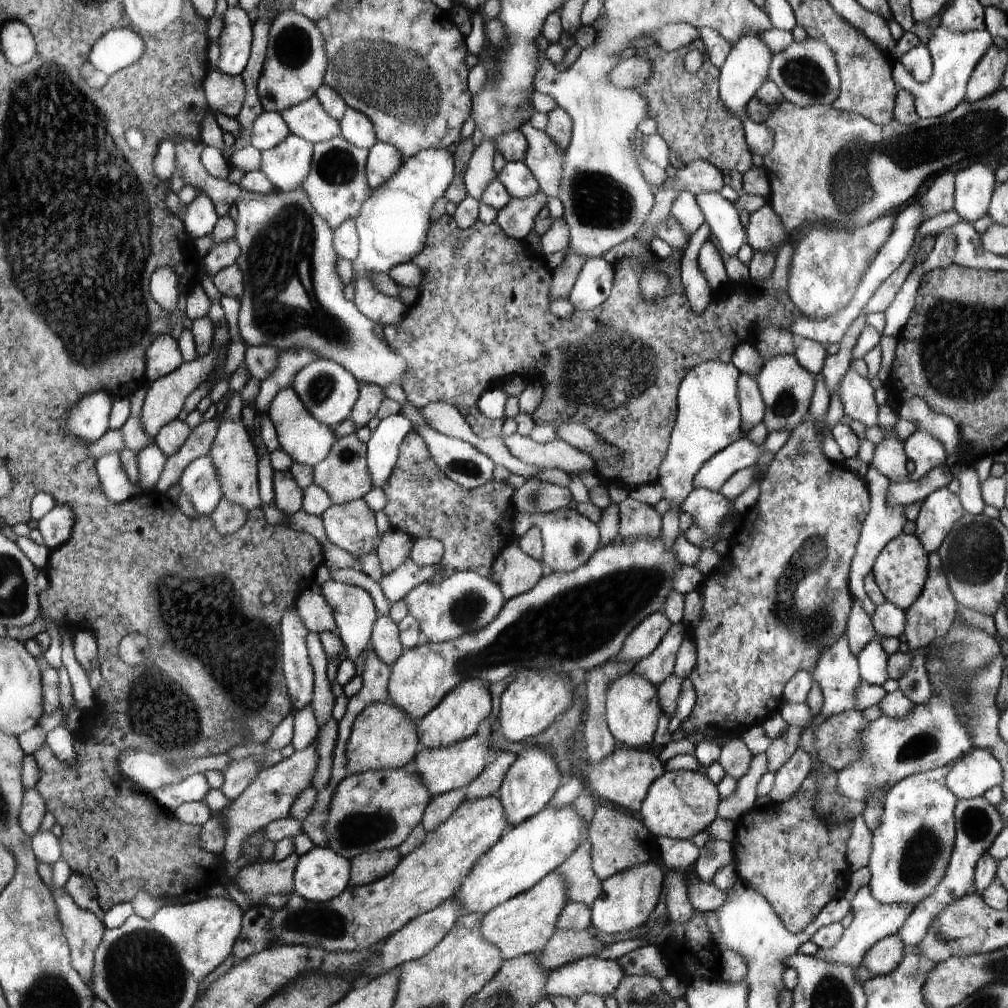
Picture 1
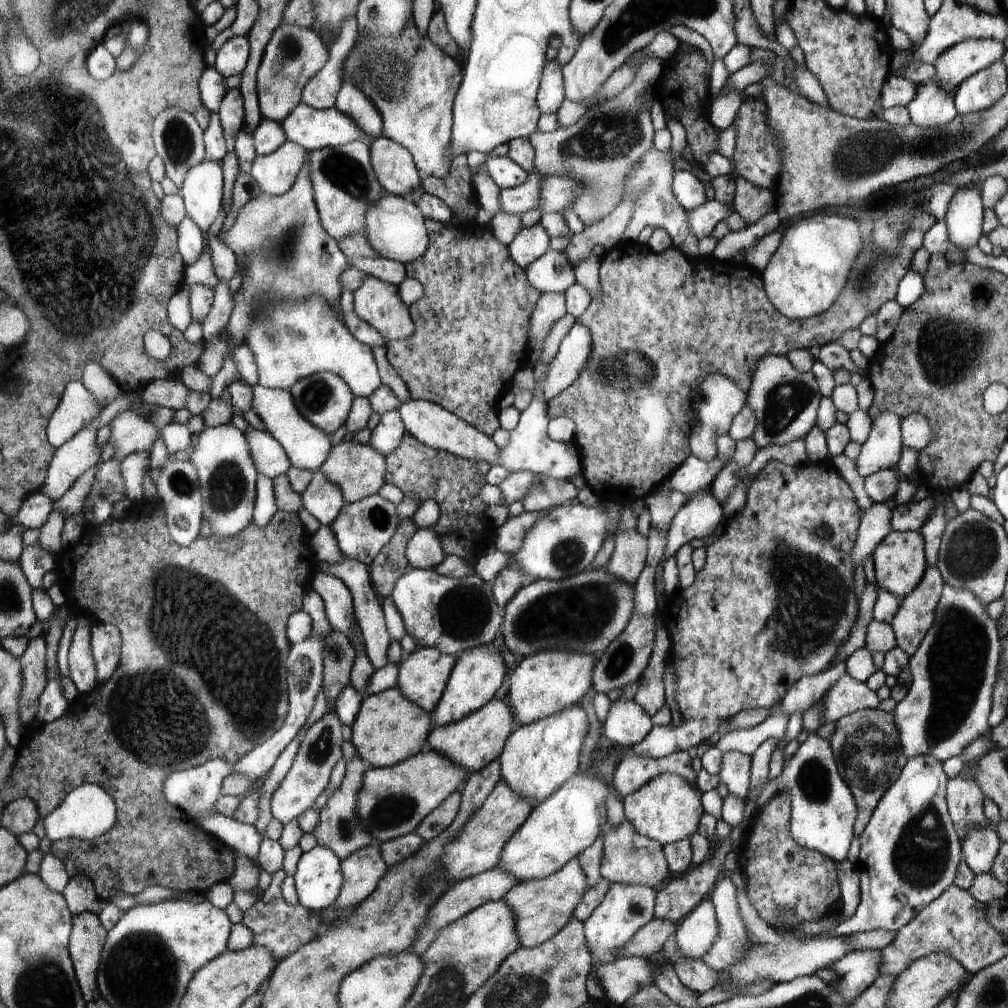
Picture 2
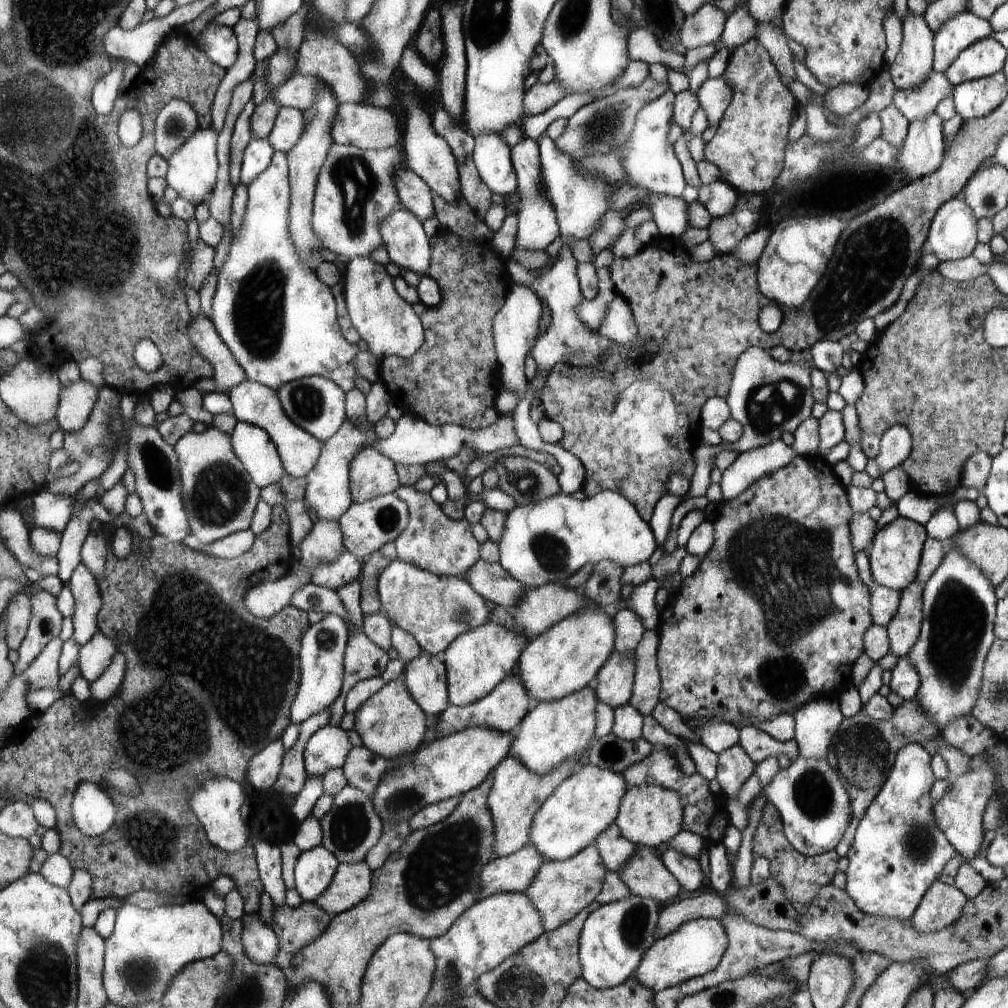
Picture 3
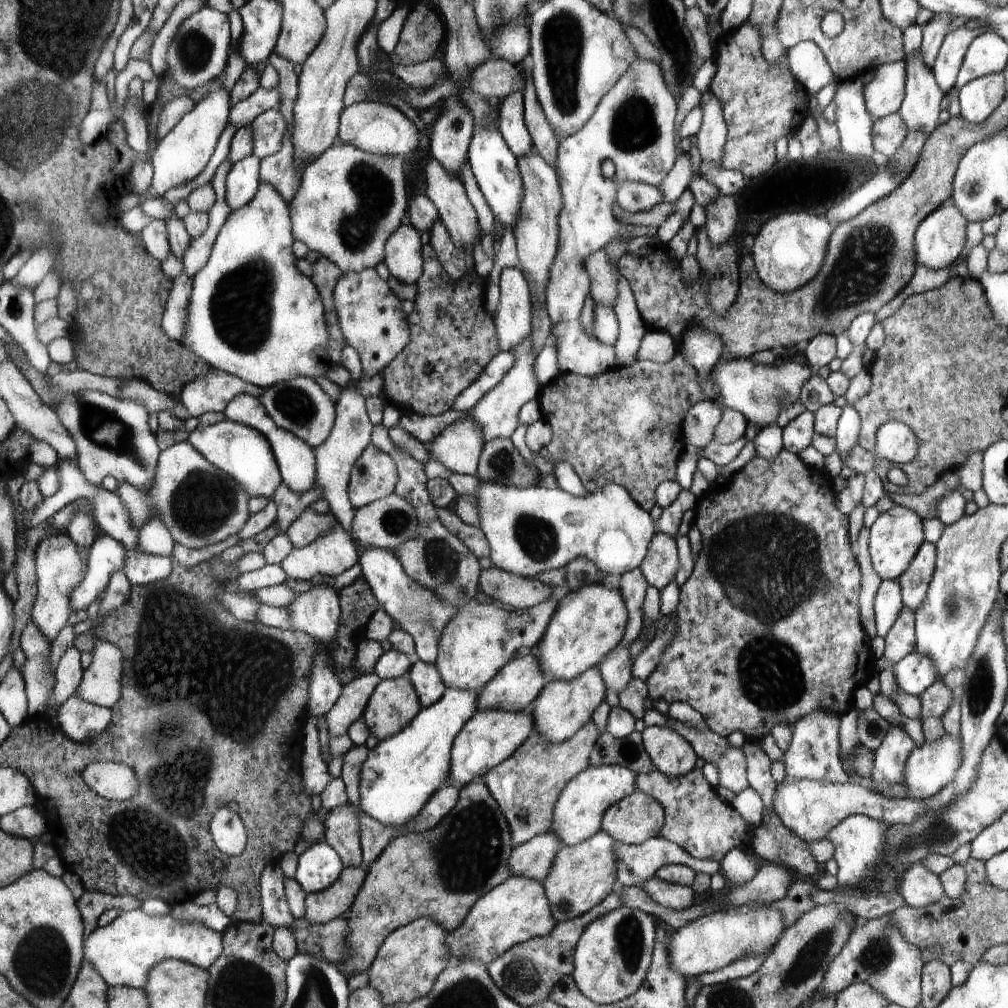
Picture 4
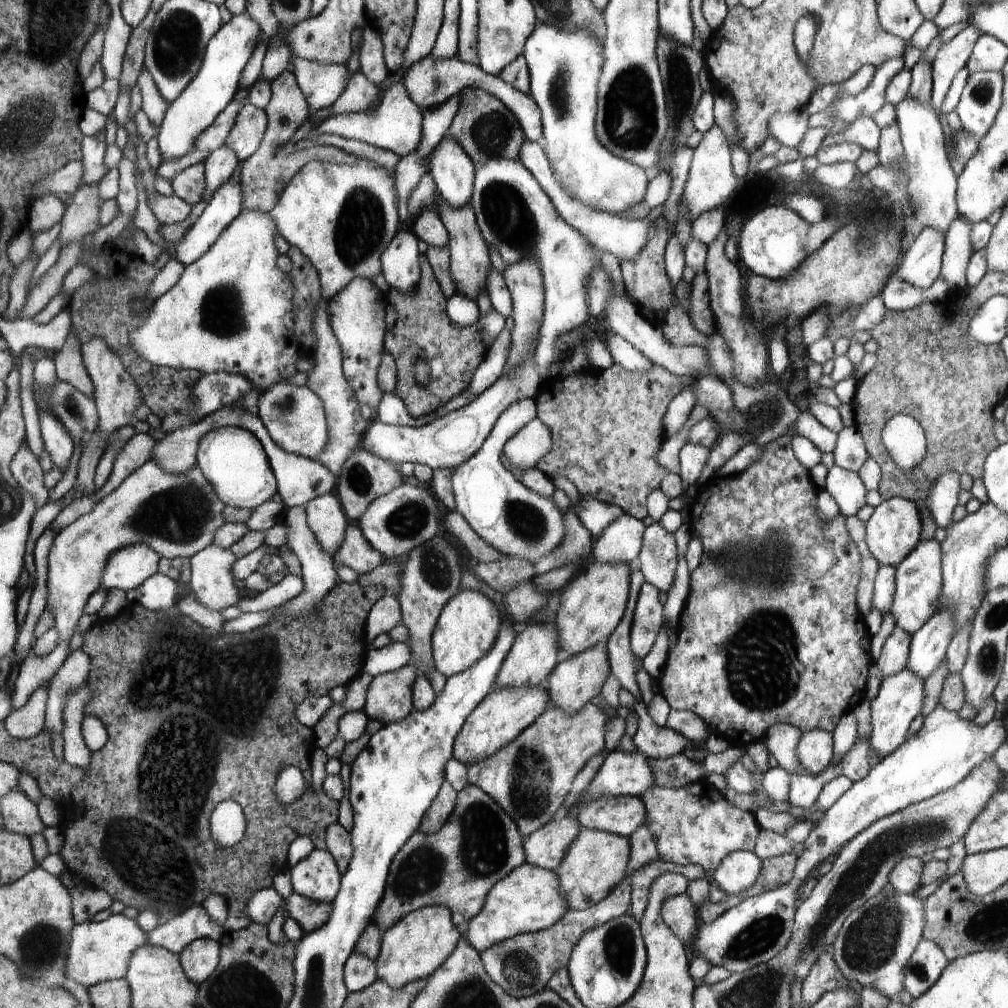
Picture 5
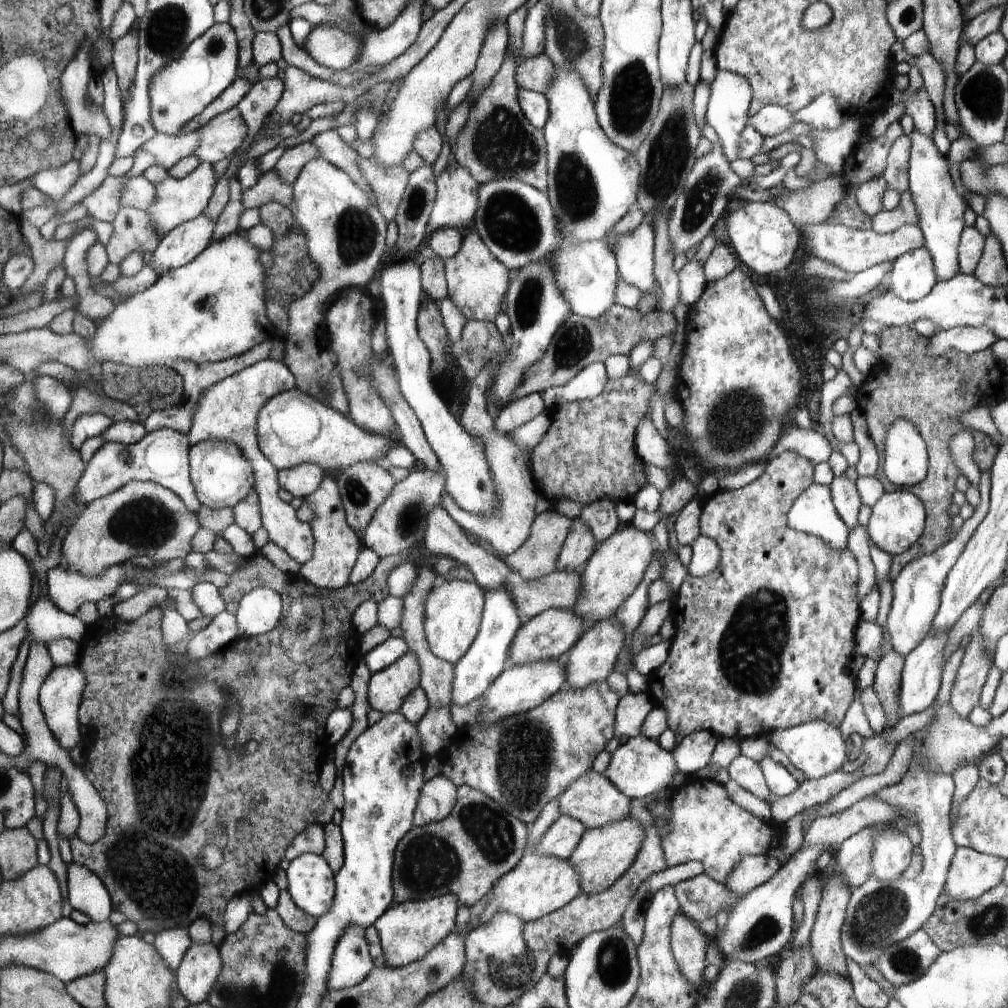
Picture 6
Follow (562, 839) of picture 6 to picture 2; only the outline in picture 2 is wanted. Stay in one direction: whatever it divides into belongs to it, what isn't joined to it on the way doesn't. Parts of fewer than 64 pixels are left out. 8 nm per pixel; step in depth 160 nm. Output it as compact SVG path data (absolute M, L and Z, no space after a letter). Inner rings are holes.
M496 866L492 870L478 873L473 877L458 881L456 884L450 886L448 892L433 906L428 921L425 922L425 928L420 930L418 938L416 938L412 946L408 948L408 951L415 955L421 955L433 944L437 938L437 934L440 933L442 929L452 925L453 922L460 920L479 906L485 905L490 901L499 901L504 898L506 894L510 893L514 884L516 884L515 876L510 875L508 871L501 871Z

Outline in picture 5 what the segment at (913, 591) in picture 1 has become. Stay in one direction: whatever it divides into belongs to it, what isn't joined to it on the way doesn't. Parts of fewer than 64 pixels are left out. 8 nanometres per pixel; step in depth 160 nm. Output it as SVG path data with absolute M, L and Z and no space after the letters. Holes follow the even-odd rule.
M902 497L883 500L873 508L872 516L865 522L865 541L870 554L880 565L896 568L922 541L924 529L921 523L921 514L914 501Z

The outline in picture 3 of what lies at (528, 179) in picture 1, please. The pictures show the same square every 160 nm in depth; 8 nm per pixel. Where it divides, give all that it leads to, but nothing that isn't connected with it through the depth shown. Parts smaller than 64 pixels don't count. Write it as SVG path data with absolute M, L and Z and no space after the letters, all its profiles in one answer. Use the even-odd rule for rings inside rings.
M479 135L472 154L483 183L494 194L508 197L516 192L518 183L512 148L501 135Z

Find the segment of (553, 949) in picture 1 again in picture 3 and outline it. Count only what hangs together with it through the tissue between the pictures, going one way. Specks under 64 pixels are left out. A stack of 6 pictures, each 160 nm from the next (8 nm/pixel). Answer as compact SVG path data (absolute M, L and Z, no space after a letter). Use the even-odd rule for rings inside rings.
M714 892L678 899L678 902L671 902L660 908L654 938L656 941L664 938L686 921L720 919L727 910L727 902Z

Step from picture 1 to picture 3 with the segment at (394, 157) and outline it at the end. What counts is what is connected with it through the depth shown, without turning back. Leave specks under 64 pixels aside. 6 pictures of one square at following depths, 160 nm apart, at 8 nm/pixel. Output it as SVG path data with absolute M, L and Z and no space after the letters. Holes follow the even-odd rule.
M402 167L401 173L396 174L396 188L402 206L406 207L416 218L425 221L435 216L430 187L410 167Z

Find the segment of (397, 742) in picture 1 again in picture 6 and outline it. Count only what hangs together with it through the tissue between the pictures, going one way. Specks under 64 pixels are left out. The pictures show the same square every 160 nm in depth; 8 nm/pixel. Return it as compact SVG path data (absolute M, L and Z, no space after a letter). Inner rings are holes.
M414 652L401 656L386 668L370 675L368 700L371 708L384 714L398 713L405 698L418 689L421 682L421 664Z

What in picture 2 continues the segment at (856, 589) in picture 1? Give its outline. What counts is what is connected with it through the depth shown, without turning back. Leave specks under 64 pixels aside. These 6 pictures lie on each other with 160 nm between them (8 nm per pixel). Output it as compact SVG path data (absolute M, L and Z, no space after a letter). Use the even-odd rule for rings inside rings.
M872 503L861 516L857 537L851 550L851 559L855 568L863 566L873 550L884 540L890 531L892 508L884 503Z

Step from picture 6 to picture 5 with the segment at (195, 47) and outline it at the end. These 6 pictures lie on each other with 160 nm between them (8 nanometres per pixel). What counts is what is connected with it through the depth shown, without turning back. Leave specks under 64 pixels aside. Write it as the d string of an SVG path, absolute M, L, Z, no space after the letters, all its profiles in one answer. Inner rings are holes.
M248 12L235 16L210 41L200 74L179 99L172 102L161 130L158 131L162 163L179 161L197 150L200 137L213 125L241 91L242 73L257 52L261 25Z

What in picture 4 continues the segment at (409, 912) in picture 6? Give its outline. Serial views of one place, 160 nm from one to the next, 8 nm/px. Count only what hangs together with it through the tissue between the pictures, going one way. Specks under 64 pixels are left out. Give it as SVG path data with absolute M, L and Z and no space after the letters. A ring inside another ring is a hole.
M428 917L414 919L389 934L381 945L372 968L367 972L368 984L380 992L384 1004L390 1007L408 1005L432 992L437 978L452 959L446 936L448 932Z

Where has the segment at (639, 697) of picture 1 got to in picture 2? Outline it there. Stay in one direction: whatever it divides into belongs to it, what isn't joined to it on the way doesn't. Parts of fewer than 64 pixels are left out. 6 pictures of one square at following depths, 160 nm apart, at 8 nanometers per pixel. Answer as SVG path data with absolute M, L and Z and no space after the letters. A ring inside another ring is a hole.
M614 699L602 724L604 736L618 746L632 746L654 726L651 716L634 700Z

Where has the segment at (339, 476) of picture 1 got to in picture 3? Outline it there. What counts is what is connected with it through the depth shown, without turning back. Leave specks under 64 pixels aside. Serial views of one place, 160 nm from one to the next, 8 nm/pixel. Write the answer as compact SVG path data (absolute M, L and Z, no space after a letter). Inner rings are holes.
M366 447L353 458L349 482L353 502L357 503L394 493L401 485L396 463L374 447Z

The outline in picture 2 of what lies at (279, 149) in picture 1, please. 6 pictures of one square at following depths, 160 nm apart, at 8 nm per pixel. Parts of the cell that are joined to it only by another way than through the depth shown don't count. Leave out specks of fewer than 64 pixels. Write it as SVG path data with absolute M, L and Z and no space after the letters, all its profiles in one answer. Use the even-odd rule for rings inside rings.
M287 140L278 150L256 155L249 173L261 187L262 193L288 193L307 161L307 154L308 151L301 144Z

